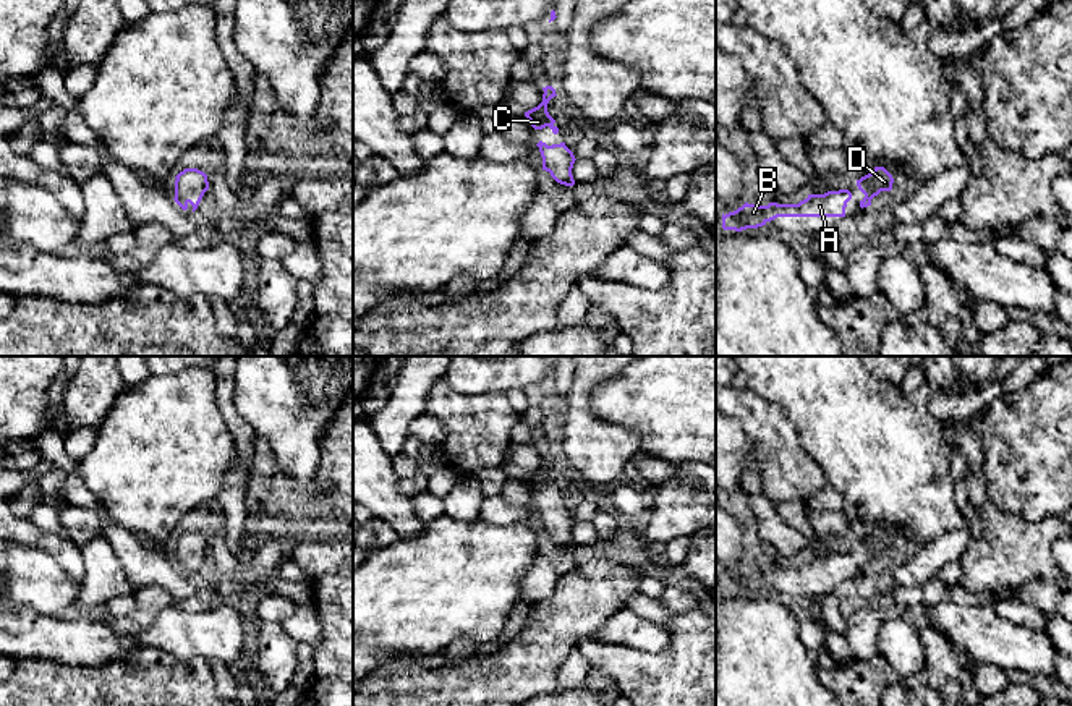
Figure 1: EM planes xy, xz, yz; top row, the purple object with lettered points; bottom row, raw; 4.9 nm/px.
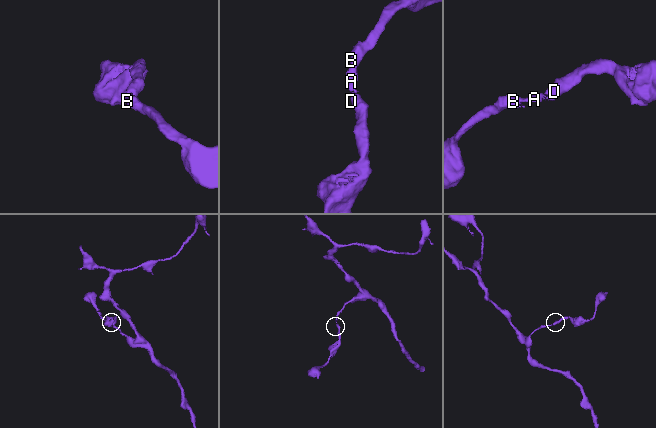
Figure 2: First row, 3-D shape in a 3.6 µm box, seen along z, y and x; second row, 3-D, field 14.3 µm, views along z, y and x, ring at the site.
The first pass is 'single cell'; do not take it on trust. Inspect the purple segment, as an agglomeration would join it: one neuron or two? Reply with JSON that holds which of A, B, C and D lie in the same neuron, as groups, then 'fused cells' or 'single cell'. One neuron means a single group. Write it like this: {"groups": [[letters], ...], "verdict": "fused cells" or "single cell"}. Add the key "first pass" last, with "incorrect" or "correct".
{"groups": [["A", "B", "C", "D"]], "verdict": "single cell", "first pass": "correct"}

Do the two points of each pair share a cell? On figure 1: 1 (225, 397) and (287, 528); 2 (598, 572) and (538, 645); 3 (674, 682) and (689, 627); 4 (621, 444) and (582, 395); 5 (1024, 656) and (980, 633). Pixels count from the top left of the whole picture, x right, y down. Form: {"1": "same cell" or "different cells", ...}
{"1": "different cells", "2": "same cell", "3": "same cell", "4": "same cell", "5": "same cell"}

